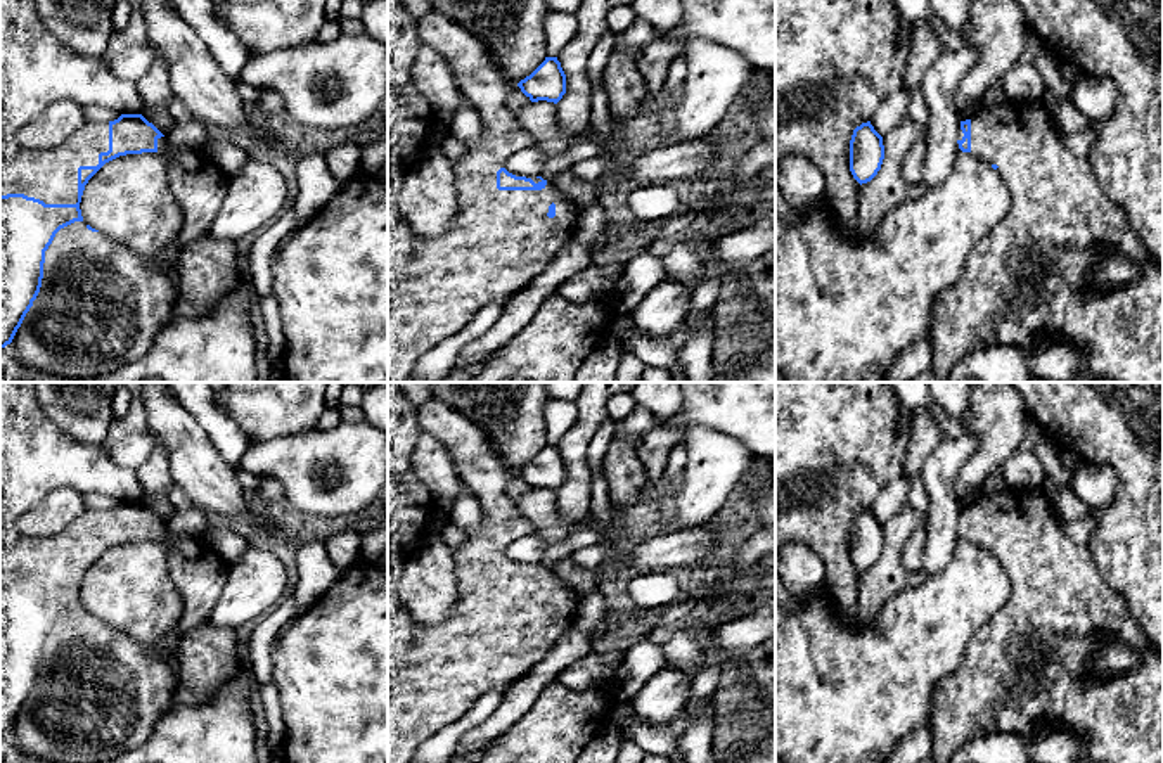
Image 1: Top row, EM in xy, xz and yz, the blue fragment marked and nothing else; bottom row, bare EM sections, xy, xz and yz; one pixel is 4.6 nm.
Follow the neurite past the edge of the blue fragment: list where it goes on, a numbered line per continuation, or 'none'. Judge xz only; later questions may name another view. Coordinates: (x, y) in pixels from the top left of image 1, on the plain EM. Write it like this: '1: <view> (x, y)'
none

